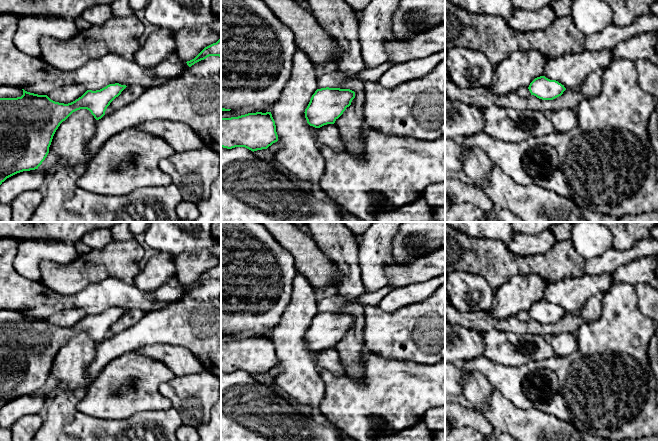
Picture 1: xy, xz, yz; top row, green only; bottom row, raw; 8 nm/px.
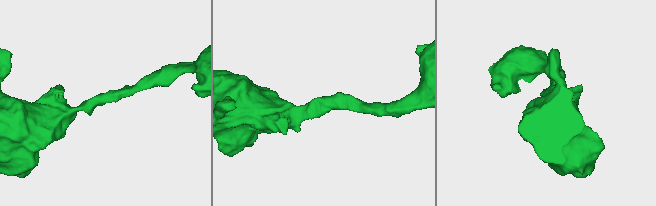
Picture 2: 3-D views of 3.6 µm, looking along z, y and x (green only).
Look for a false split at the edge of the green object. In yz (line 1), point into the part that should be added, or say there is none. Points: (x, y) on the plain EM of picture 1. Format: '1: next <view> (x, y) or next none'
1: next none

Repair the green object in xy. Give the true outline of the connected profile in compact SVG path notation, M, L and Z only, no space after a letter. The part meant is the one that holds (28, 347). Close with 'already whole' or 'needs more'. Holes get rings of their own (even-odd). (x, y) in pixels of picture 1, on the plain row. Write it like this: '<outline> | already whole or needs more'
M115 307L100 314L87 314L81 321L68 328L55 326L47 319L30 317L24 313L21 321L0 322L0 409L17 397L38 393L49 377L56 354L73 336L87 333L99 344L105 339L110 327L126 311Z | already whole

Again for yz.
M545 300L535 302L528 311L531 319L542 324L553 324L566 314L564 309L556 304L550 304Z | already whole

